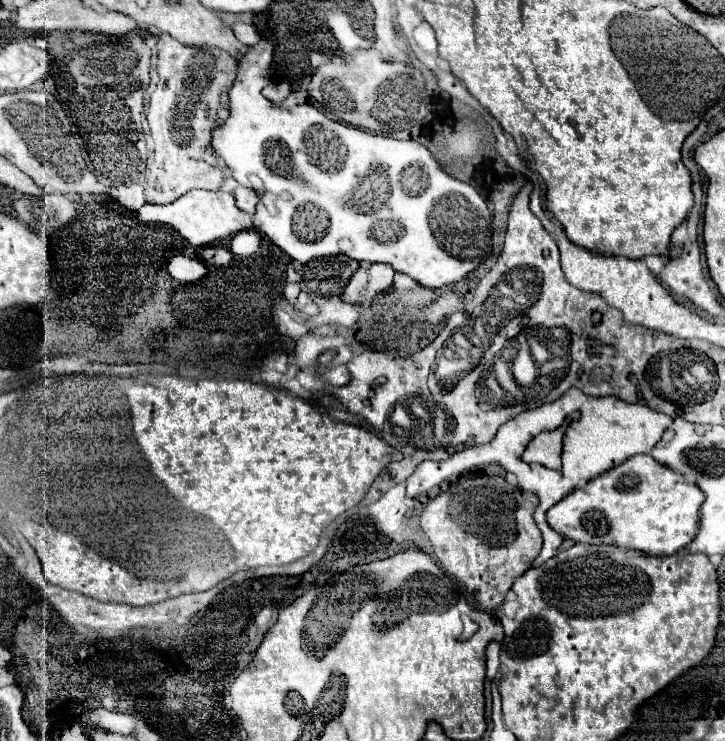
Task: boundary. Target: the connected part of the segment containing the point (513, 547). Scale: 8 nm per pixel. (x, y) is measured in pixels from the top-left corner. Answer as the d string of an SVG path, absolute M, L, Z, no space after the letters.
M476 476L432 498L420 516L420 526L428 534L436 564L444 574L460 580L480 610L494 614L512 582L540 554L542 538L532 516L536 508L538 496L532 492L512 488L500 476Z

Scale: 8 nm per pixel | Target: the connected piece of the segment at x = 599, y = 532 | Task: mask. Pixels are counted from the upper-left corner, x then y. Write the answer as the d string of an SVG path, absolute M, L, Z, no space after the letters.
M640 454L624 464L604 472L594 480L594 492L572 492L556 506L548 510L548 524L560 532L564 538L584 544L612 544L632 550L642 550L648 554L674 554L680 548L686 548L700 526L698 510L704 502L704 492L696 484L688 484L682 474L658 464L652 456Z

